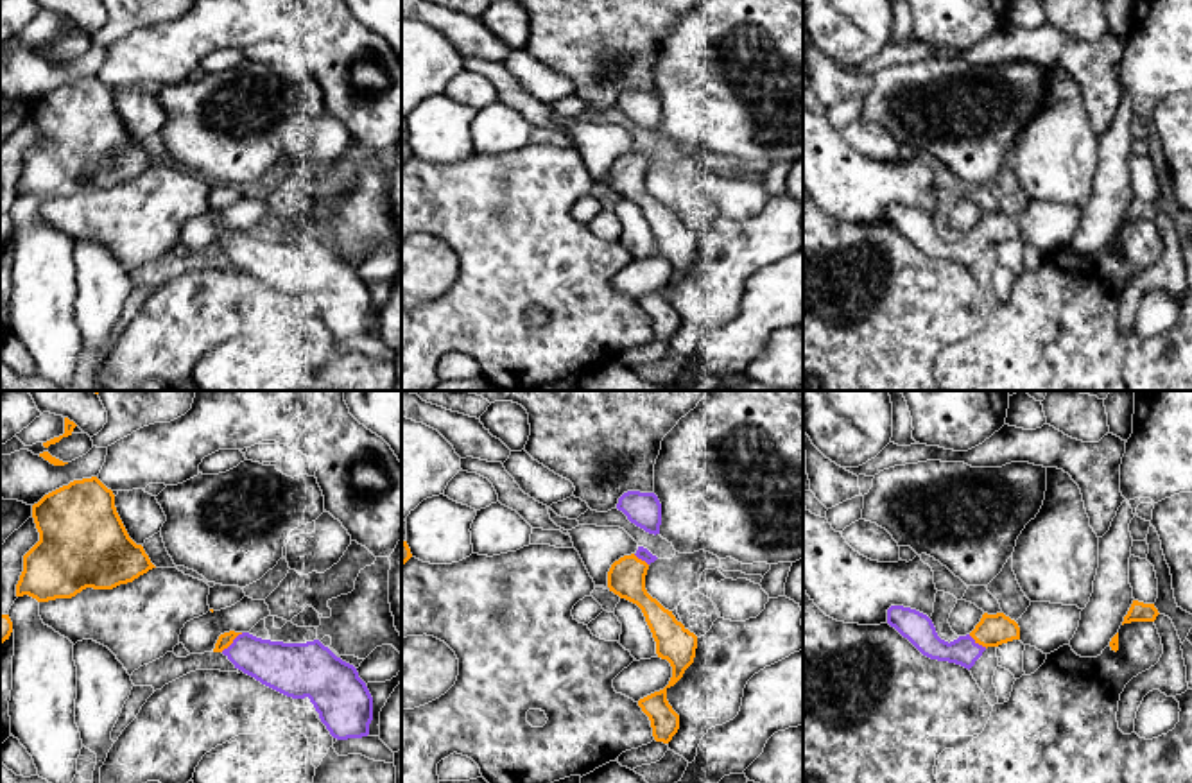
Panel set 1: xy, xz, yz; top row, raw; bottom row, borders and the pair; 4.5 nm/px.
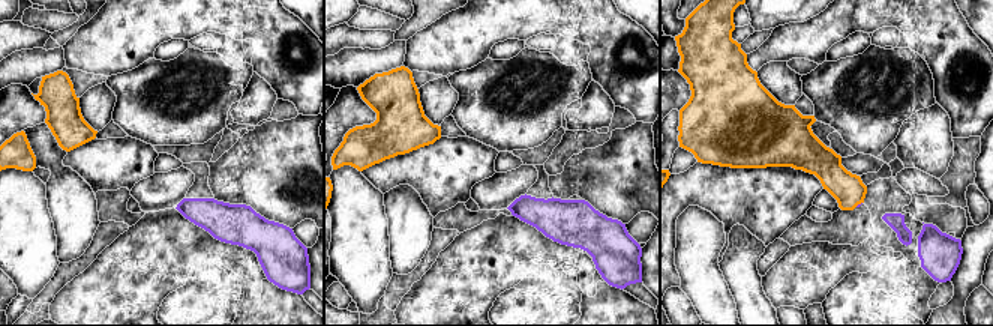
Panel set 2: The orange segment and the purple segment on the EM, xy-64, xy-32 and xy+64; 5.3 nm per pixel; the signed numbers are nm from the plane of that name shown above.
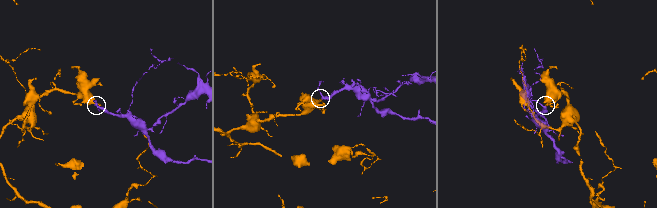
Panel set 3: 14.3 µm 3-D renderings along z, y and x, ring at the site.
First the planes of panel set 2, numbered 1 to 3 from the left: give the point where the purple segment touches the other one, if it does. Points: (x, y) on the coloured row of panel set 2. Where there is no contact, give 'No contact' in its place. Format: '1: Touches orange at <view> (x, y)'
1: No contact
2: No contact
3: Touches orange at xy+64 (858, 203)

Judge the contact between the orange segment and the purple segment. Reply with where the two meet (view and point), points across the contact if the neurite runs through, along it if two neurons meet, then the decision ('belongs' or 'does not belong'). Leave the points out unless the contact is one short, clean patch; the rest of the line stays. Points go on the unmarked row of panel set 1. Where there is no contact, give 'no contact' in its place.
xy (232, 240) | across xy (224, 239), (232, 240), (250, 253), (278, 264) | belongs

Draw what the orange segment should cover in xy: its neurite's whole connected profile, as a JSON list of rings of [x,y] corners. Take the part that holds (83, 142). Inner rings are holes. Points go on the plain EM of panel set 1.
[[[97,75],[73,79],[32,104],[32,116],[39,131],[39,140],[23,154],[23,170],[16,183],[16,195],[29,194],[38,201],[72,197],[86,186],[113,188],[133,181],[140,174],[156,167],[142,143],[136,143],[115,106],[115,93]]]

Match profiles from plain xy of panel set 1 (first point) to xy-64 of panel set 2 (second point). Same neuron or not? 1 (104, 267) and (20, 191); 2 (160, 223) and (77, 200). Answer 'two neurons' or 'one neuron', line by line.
1: two neurons
2: two neurons

